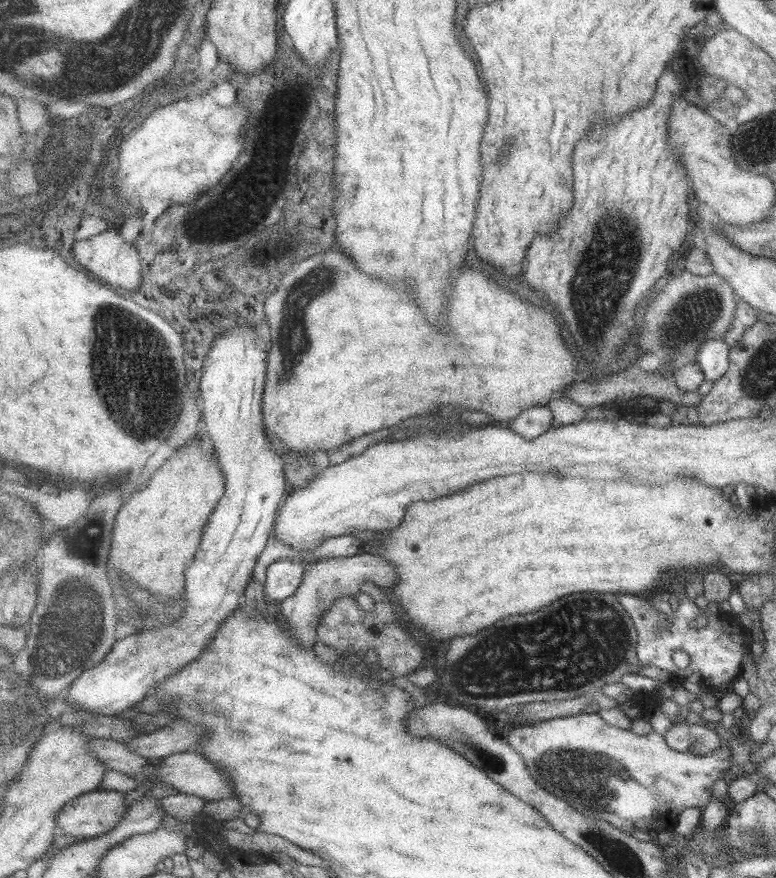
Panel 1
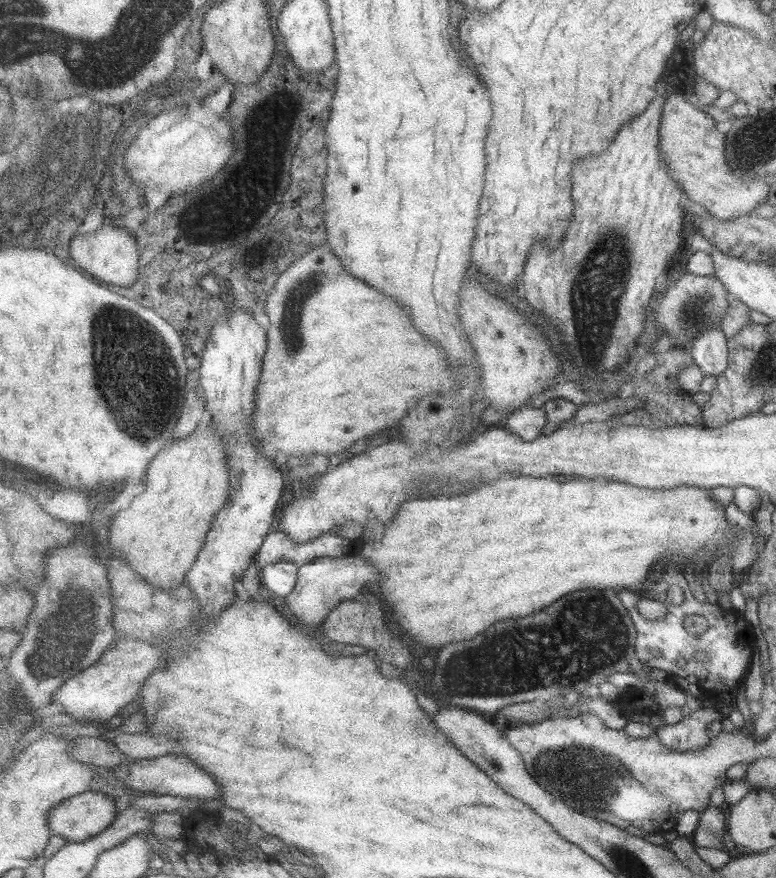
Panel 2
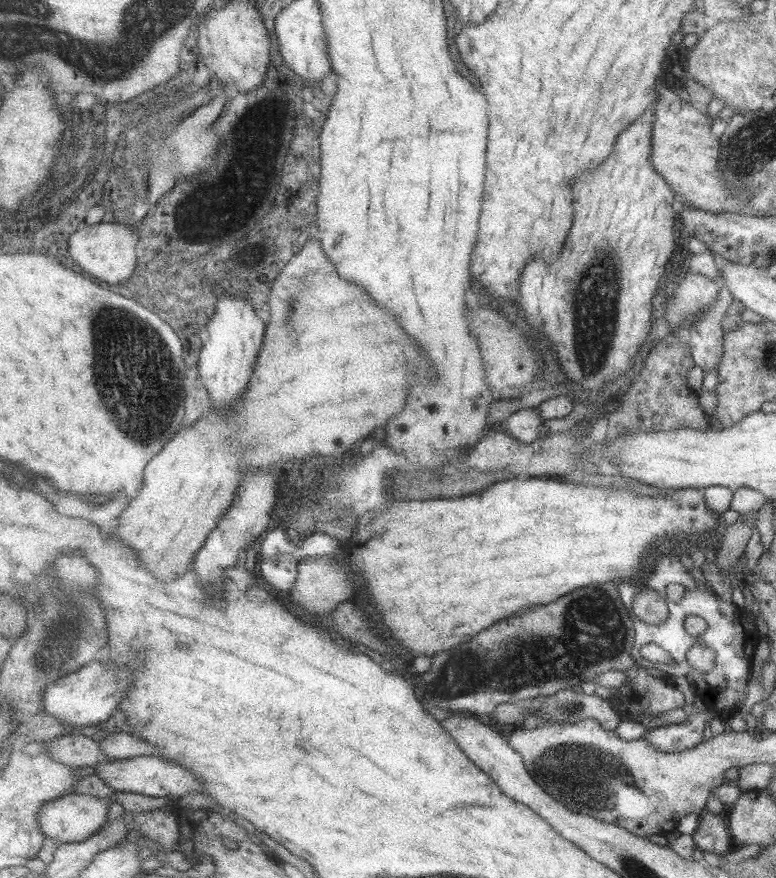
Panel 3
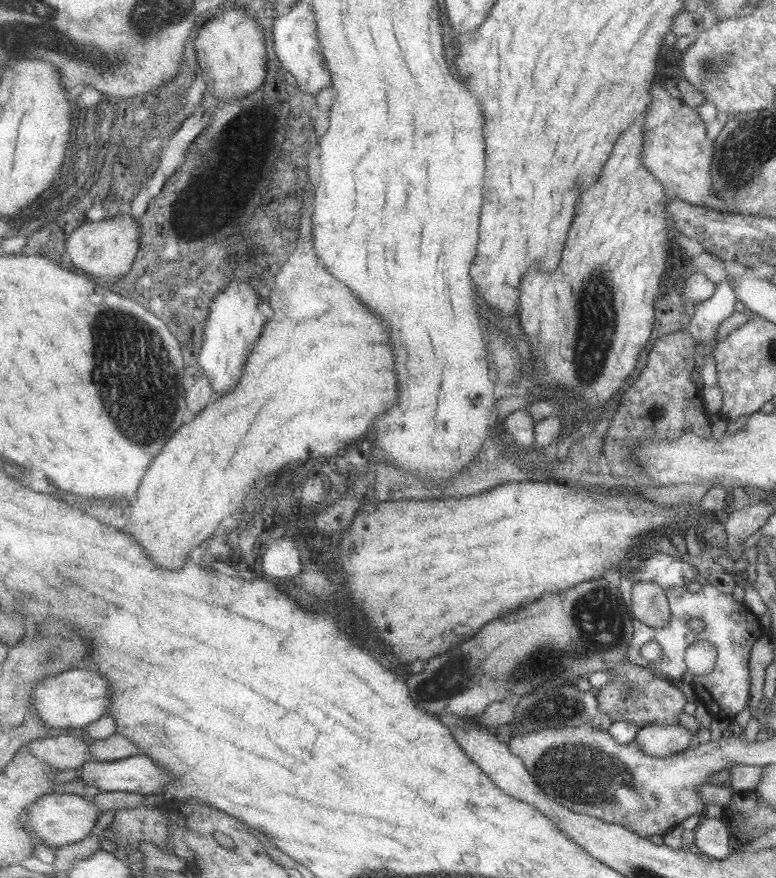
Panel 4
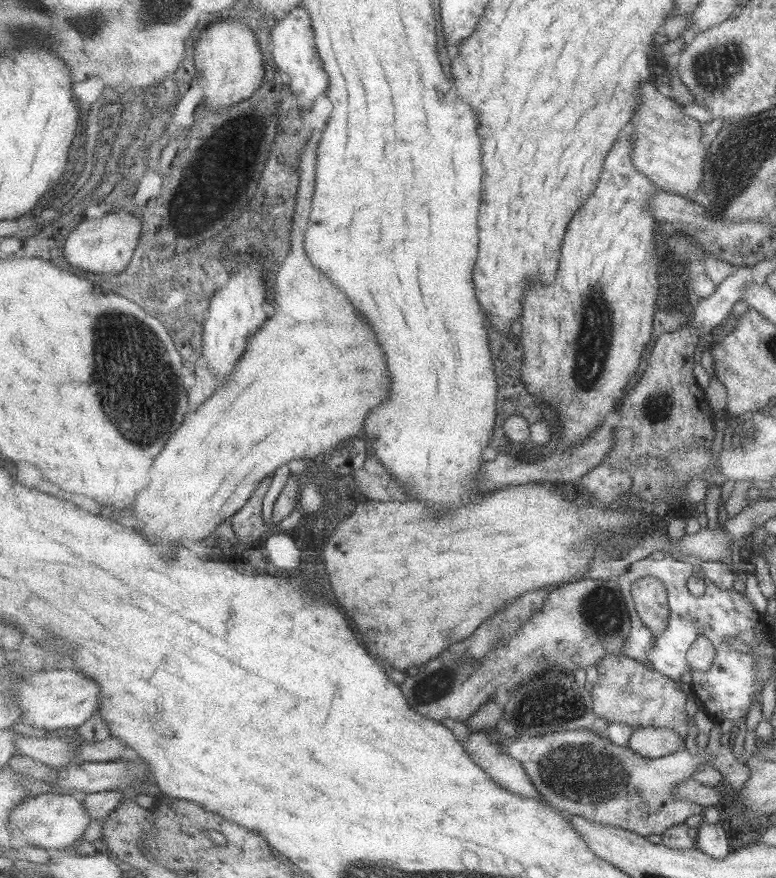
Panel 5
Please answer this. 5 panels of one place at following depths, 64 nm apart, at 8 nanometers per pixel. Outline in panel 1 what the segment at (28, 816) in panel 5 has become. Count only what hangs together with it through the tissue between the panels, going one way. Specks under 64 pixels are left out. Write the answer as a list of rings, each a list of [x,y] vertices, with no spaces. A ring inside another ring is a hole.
[[[98,790],[82,794],[57,816],[61,833],[77,838],[99,837],[111,832],[129,812],[125,793]]]

